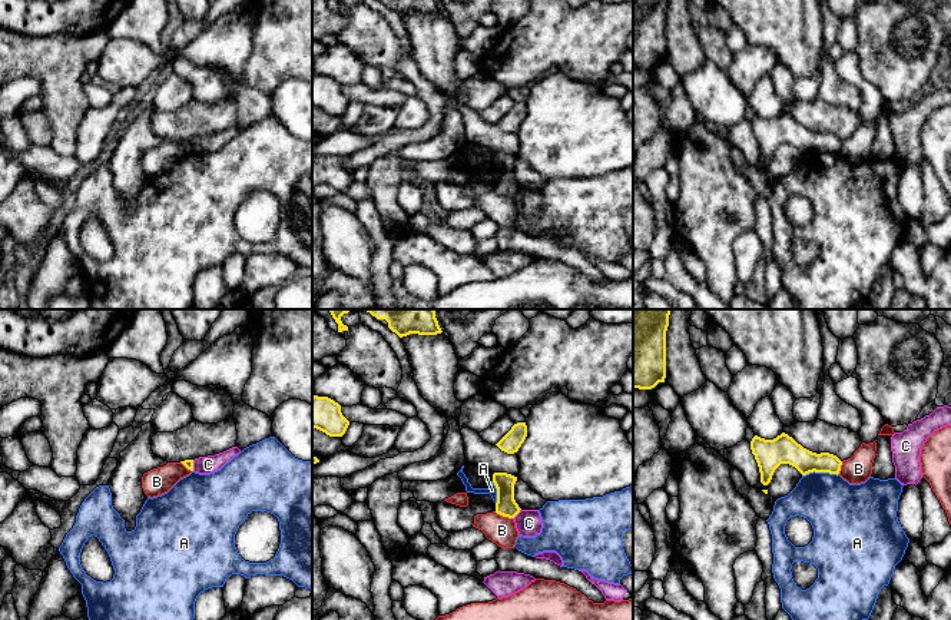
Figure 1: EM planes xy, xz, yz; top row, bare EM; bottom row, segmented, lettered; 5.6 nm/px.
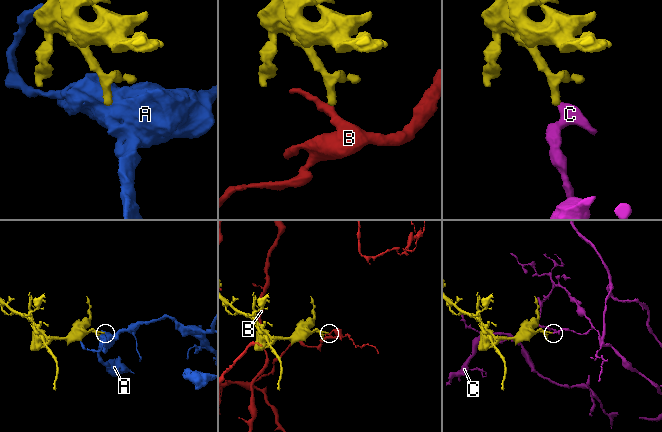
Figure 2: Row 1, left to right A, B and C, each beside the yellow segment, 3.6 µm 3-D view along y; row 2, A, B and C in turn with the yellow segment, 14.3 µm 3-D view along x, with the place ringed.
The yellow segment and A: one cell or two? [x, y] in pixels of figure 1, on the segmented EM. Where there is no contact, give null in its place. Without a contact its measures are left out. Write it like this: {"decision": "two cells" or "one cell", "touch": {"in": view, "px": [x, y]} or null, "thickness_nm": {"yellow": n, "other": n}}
{"decision": "two cells", "touch": {"in": "yz", "px": [819, 471]}, "thickness_nm": {"yellow": 160, "other": 340}}

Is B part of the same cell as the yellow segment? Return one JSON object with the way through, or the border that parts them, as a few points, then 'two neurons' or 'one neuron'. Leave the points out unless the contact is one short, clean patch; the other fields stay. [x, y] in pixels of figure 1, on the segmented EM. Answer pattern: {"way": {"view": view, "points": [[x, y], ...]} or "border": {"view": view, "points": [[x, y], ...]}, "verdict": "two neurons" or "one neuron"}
{"border": {"view": "xz", "points": [[494, 511], [513, 519]]}, "verdict": "two neurons"}

